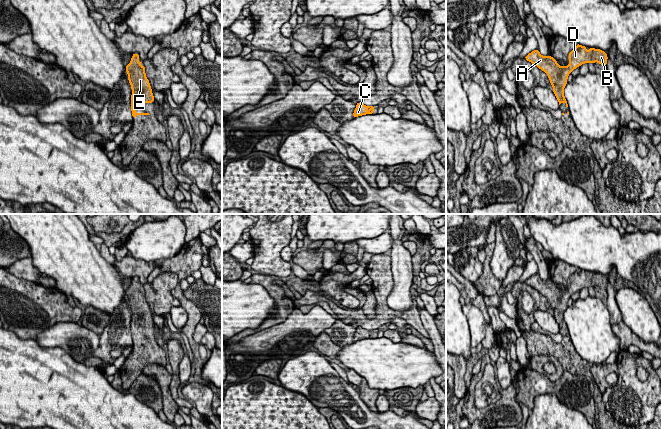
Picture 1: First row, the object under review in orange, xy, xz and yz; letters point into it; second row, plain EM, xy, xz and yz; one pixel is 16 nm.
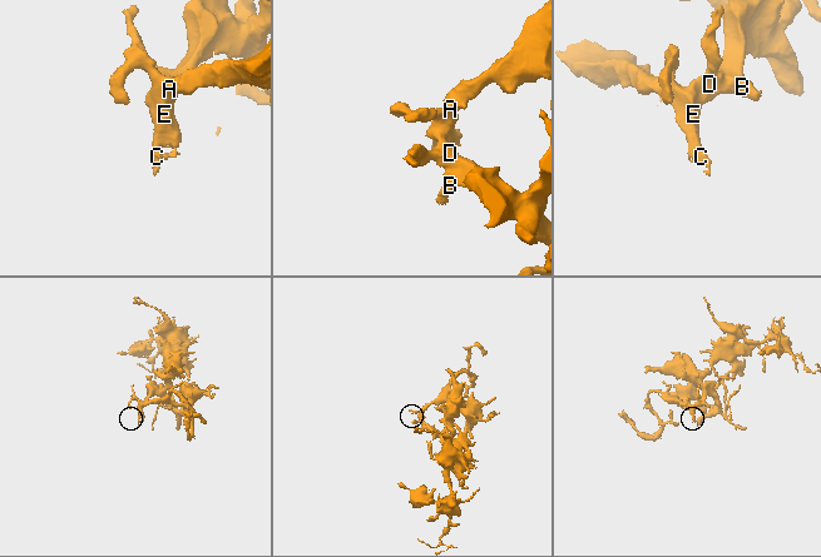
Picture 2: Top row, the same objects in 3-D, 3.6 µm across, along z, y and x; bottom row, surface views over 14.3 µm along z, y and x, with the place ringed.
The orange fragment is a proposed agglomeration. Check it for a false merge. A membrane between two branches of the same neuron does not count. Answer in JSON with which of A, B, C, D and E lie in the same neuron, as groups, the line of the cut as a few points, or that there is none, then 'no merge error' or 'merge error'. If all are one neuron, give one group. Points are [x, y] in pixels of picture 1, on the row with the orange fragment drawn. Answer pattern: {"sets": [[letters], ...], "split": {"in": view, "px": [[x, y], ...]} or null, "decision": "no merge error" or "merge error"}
{"sets": [["A", "B", "C", "D", "E"]], "split": null, "decision": "no merge error"}

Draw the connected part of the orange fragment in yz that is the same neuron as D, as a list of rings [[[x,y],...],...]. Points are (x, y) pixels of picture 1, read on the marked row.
[[[580,44],[576,45],[568,57],[570,63],[563,67],[559,66],[552,56],[542,56],[538,49],[525,56],[526,61],[531,62],[548,75],[559,105],[565,103],[566,107],[568,107],[568,104],[564,96],[564,88],[567,85],[569,74],[584,63],[598,62],[606,67],[608,59],[607,54],[601,49],[589,48],[587,51],[586,46]]]

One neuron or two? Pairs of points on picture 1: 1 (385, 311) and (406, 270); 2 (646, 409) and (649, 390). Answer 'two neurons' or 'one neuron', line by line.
1: two neurons
2: one neuron

